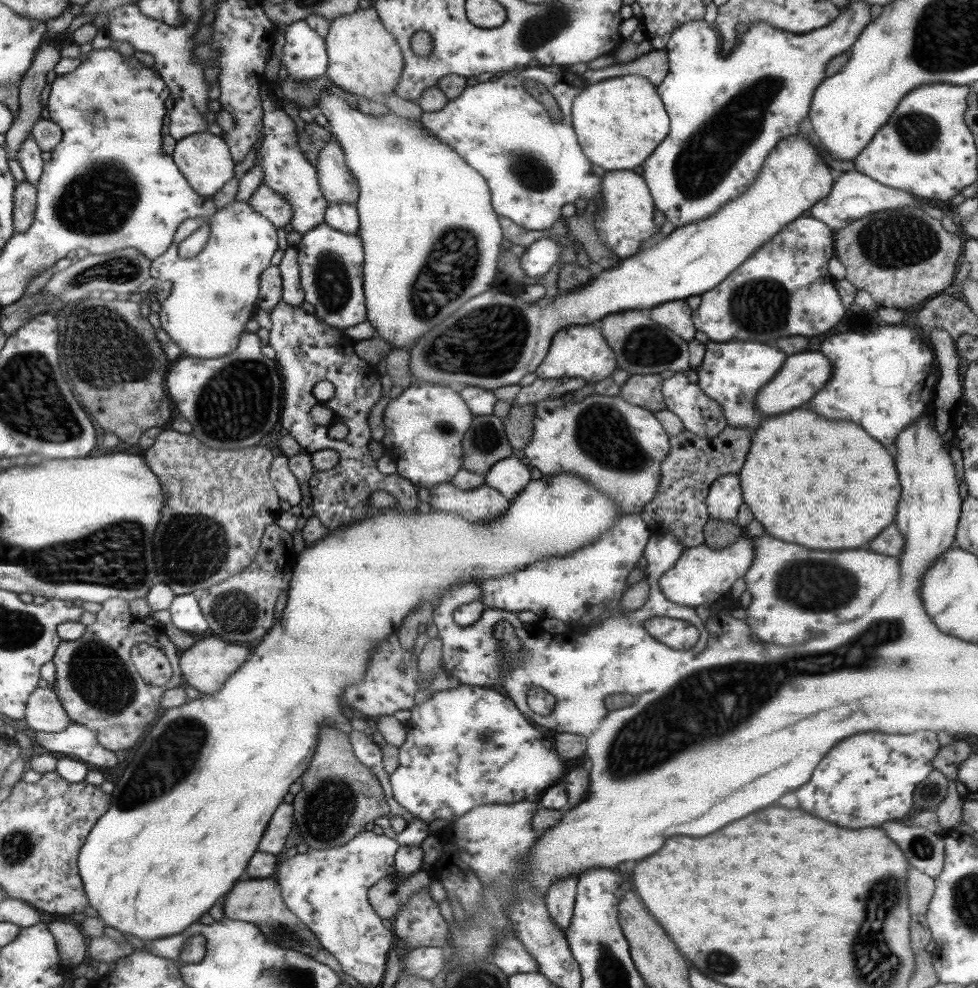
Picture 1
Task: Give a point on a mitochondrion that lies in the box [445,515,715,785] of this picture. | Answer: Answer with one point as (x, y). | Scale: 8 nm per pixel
(483, 736)

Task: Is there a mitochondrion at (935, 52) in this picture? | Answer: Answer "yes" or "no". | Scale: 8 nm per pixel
yes

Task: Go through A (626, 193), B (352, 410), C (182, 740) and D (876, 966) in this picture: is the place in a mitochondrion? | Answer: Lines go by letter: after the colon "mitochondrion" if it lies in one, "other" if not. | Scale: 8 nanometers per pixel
A: other
B: other
C: mitochondrion
D: mitochondrion

